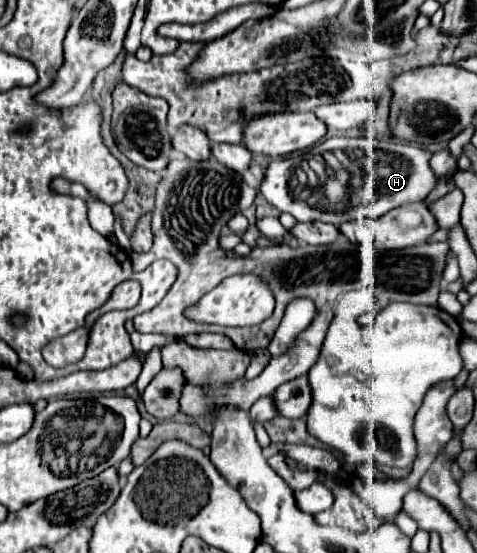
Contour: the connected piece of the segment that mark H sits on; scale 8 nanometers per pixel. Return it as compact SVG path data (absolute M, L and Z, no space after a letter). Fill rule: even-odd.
M328 138L318 142L314 148L308 148L304 152L294 152L288 158L270 162L266 170L266 178L260 184L260 190L264 198L276 206L280 212L292 214L298 222L330 222L330 224L344 224L346 220L356 218L380 218L384 212L390 212L392 208L398 208L400 204L408 202L420 202L424 200L438 182L438 176L430 168L430 156L432 152L422 150L412 144L396 142L396 144L372 144L372 158L374 158L374 170L362 170L362 138ZM336 168L346 170L346 182L336 178Z

